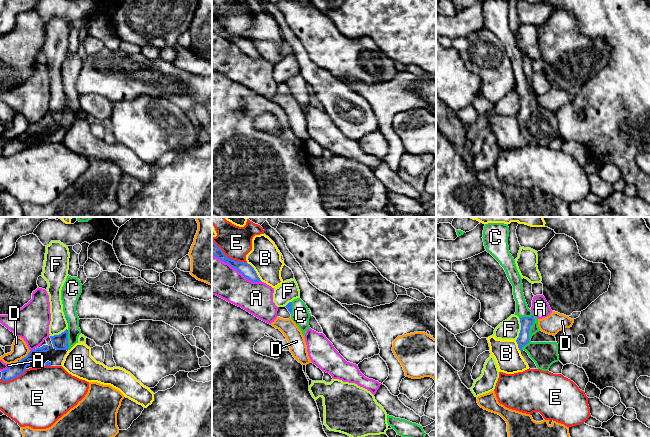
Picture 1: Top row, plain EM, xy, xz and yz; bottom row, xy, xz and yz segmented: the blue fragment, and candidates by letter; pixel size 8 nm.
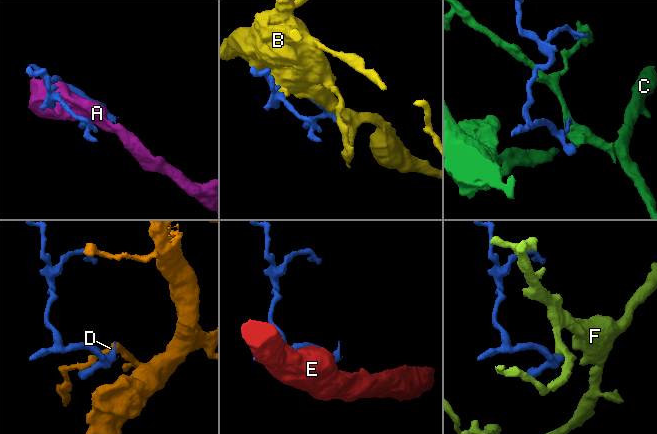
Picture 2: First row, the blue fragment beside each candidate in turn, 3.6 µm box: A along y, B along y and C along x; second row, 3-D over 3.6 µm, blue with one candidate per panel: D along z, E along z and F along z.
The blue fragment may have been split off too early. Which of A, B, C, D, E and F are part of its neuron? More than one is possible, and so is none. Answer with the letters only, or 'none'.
C

